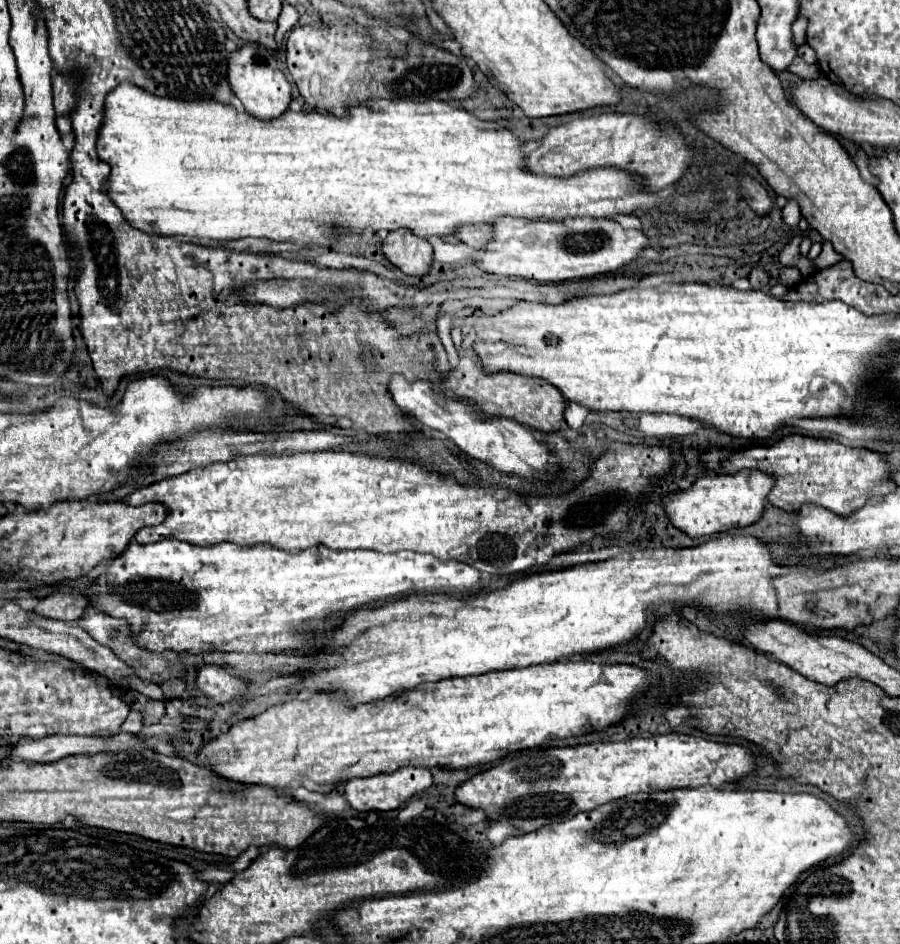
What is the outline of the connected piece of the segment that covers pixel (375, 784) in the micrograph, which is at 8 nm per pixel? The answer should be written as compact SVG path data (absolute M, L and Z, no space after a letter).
M400 768L392 774L374 774L368 778L354 778L348 780L344 786L346 800L350 806L358 812L370 812L370 810L394 810L400 808L408 798L412 798L418 792L424 792L432 786L432 774L426 768Z

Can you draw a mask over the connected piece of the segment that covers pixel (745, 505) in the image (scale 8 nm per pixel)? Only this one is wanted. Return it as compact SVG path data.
M742 470L734 476L702 476L692 484L690 490L666 496L664 506L672 524L688 536L714 536L738 526L750 526L758 522L764 514L764 506L772 486L774 476L760 470Z

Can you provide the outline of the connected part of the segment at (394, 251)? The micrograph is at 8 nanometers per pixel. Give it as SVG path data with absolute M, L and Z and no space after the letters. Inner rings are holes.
M406 228L390 232L382 244L382 252L408 276L428 274L434 258L432 244Z

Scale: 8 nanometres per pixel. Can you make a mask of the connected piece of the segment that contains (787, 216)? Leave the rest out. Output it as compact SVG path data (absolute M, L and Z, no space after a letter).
M788 200L786 206L782 208L782 218L788 226L796 226L800 220L800 206L796 200Z

